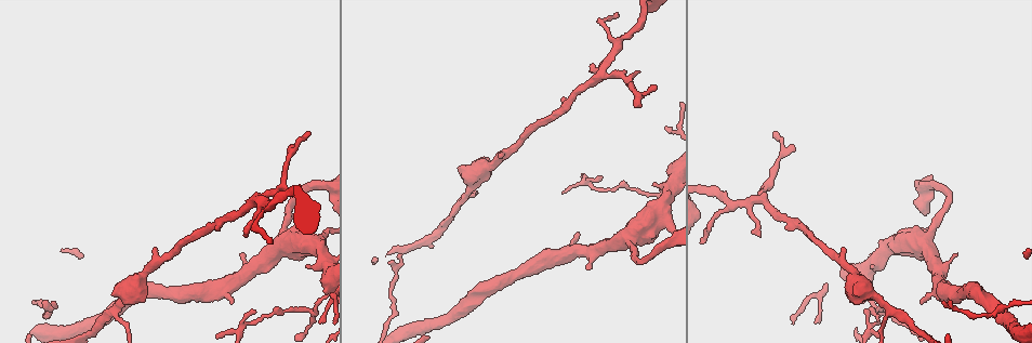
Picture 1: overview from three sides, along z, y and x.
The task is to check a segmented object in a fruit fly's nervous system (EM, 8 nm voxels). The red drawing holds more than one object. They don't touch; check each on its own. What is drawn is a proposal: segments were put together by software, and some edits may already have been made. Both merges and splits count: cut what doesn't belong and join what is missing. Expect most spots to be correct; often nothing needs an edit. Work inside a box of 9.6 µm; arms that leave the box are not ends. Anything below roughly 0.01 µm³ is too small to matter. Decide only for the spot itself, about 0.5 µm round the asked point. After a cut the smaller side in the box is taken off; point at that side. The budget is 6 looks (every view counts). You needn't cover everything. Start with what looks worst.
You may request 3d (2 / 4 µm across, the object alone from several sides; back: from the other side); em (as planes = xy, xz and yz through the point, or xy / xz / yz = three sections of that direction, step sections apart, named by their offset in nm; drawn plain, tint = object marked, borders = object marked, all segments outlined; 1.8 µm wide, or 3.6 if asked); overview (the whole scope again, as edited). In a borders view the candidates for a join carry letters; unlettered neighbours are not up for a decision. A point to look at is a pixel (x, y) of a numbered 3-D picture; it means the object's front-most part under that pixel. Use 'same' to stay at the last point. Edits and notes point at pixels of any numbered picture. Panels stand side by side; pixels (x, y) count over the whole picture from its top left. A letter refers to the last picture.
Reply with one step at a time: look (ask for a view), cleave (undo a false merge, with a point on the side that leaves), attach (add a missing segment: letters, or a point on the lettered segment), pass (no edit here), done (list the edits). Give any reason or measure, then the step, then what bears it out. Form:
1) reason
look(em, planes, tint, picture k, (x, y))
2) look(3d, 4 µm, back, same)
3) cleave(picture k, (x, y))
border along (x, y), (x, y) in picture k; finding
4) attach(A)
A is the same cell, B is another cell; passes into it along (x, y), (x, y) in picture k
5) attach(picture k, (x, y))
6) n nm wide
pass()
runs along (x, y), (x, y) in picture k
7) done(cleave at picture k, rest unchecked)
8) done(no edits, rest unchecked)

thin end
look(3d, 2 µm, picture 1, (293, 150))

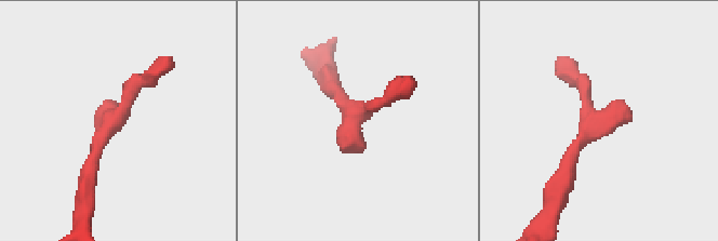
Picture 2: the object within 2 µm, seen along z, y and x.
now the EM
look(em, xz, step 8, borders, picture 2, (363, 148))

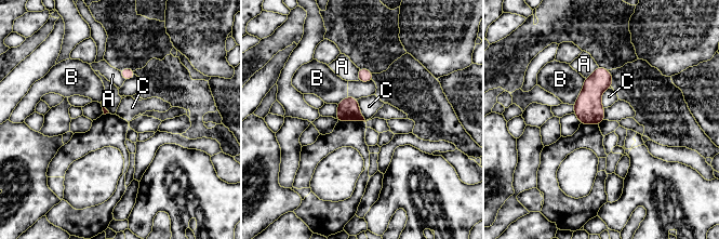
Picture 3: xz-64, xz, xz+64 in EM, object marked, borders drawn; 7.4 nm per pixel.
pass()
A, B and C are other cells; border along (358, 98), (358, 107), (365, 120) in picture 3; none of them fits

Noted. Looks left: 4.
tapers out
look(em, planes, borders, picture 1, (401, 256))

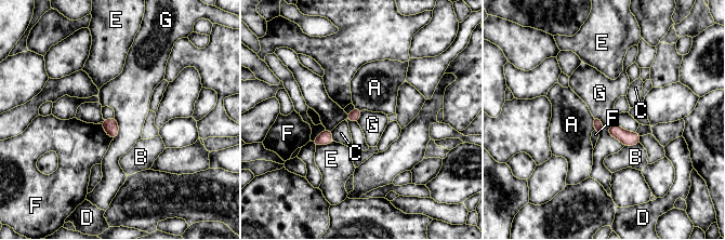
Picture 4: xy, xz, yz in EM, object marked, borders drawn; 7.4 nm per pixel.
pass()
A, B, C, D, E, F and G are other cells; border along (614, 122), (607, 132), (623, 146) in picture 4; none of them fits

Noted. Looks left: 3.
thick end
look(3d, 2 µm, picture 1, (230, 304))

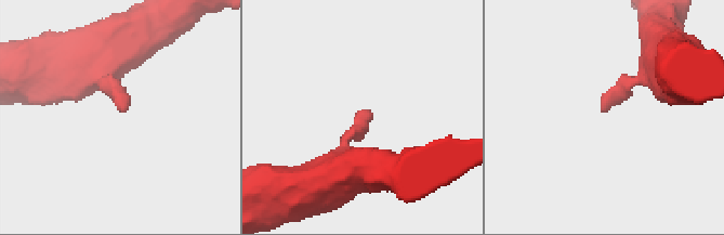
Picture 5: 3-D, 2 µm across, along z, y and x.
look(em, yz, step 4, tint, picture 5, (370, 110))

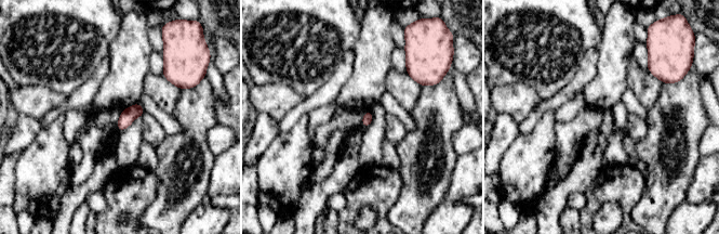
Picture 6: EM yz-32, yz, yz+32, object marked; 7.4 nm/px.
look(em, planes, borders, same)

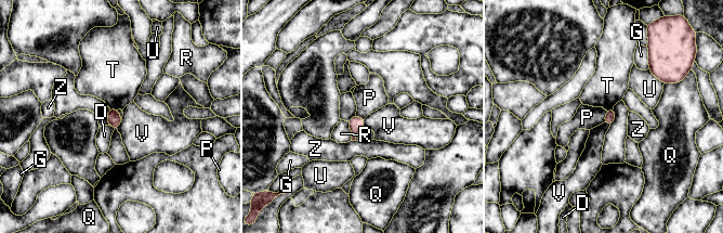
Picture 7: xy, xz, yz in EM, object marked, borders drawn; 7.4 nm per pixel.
pass()
D, G, P, Q, R, T, U, V and Z are other cells; border along (606, 111), (602, 123) in picture 7; no lettered segment goes on from it

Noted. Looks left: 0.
done(no edits, rest unchecked)

